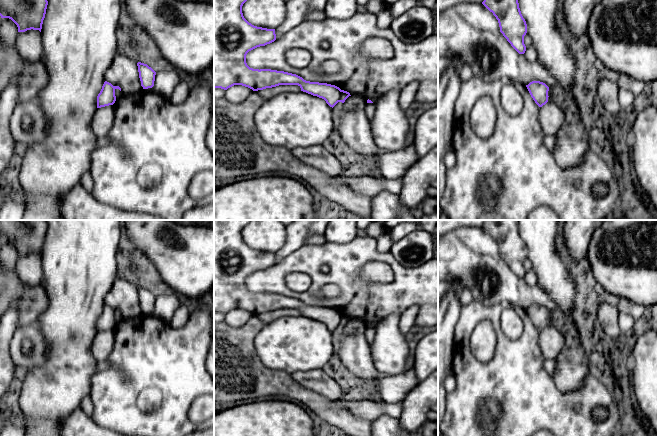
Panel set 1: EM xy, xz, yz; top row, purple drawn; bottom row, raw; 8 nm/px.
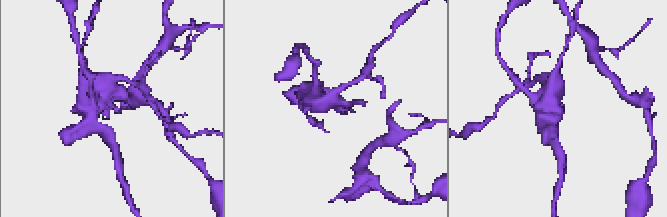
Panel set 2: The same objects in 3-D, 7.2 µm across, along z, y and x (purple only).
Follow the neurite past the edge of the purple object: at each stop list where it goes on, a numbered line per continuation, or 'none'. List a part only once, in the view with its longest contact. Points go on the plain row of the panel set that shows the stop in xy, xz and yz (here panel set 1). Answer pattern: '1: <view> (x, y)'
none

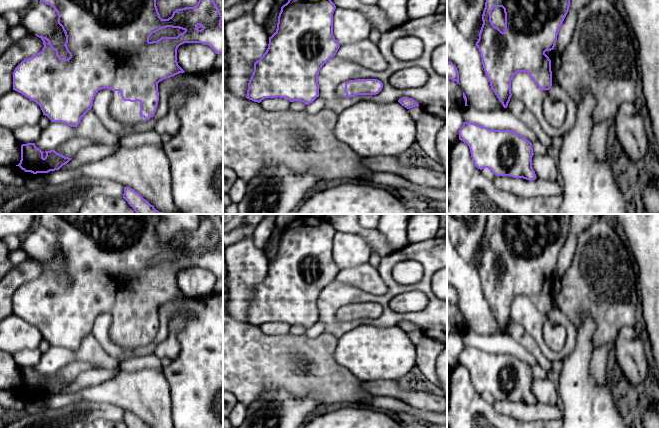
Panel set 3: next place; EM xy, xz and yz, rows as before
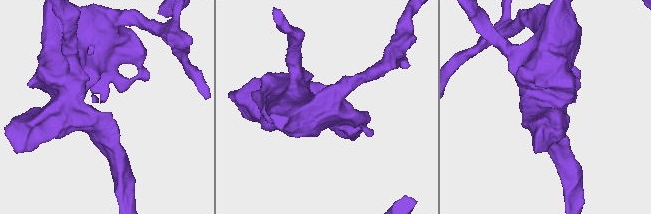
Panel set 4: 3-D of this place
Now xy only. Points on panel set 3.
1: xy (128, 337)

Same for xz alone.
1: xz (340, 313)

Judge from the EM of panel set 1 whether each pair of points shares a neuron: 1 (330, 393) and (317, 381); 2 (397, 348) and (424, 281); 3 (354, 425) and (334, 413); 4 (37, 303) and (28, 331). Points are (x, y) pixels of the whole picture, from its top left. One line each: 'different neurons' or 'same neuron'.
1: same neuron
2: different neurons
3: same neuron
4: different neurons

